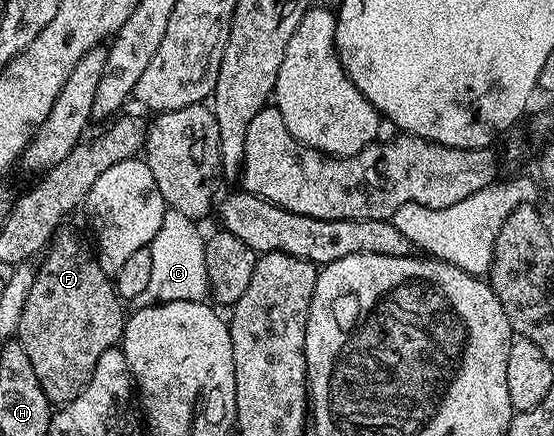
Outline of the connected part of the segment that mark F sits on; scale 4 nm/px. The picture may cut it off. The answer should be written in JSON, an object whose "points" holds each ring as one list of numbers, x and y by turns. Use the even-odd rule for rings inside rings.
{"points":[[69,225,58,229,43,252,41,268,36,268,31,293,27,293,27,305,23,305,23,313,19,317,16,342,23,345,23,353,27,353,31,369,35,369,35,377,39,377,43,393,53,405,70,403,84,391,95,373,99,357,103,357,107,349,118,346,121,334,125,332,127,311,121,308,123,300,117,293,114,280,103,273,94,248,90,244,89,247,81,240,80,233,72,231]]}

